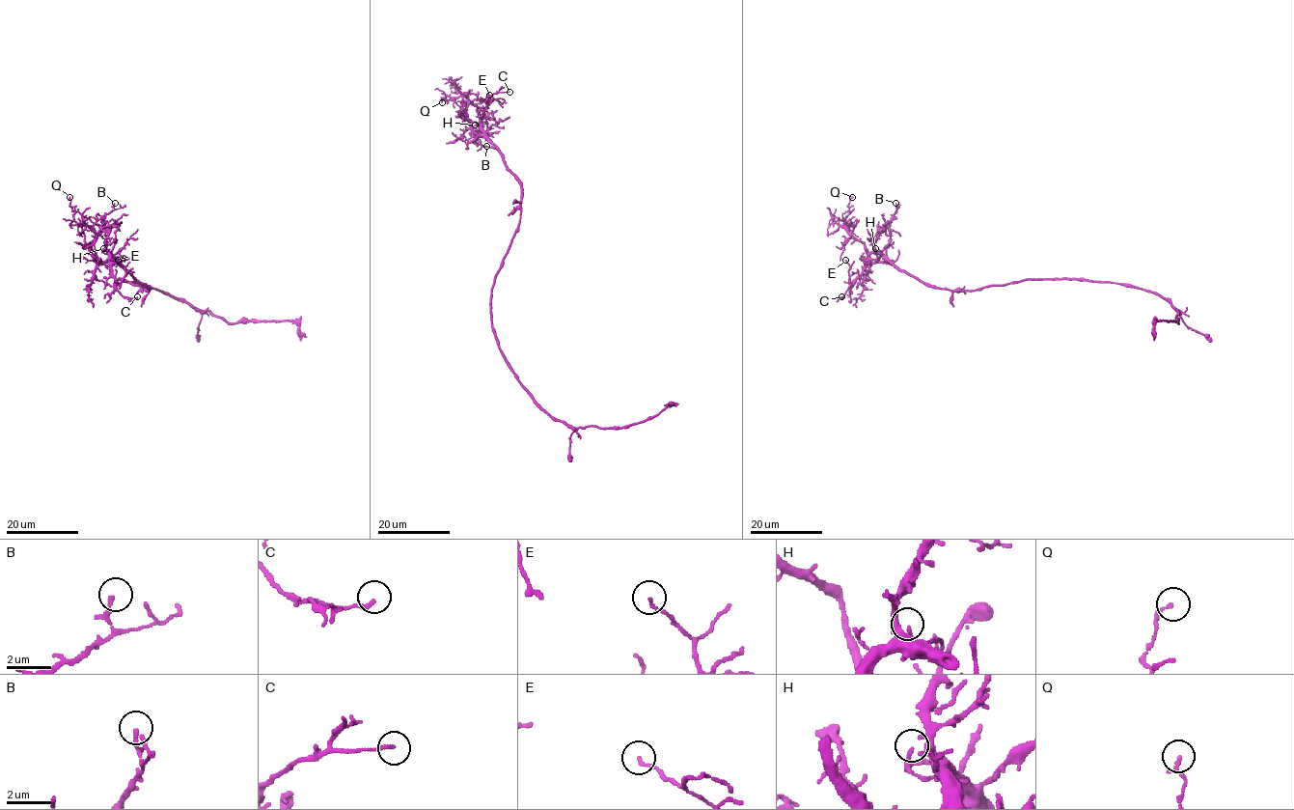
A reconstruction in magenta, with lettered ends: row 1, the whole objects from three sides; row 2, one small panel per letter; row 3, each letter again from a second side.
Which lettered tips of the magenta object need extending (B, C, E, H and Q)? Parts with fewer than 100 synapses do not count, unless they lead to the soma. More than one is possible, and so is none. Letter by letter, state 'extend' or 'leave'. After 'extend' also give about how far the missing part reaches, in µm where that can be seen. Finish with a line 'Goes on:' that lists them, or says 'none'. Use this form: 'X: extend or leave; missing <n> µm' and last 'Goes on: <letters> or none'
B: leave
C: leave
E: leave
H: leave
Q: leave
Goes on: none

